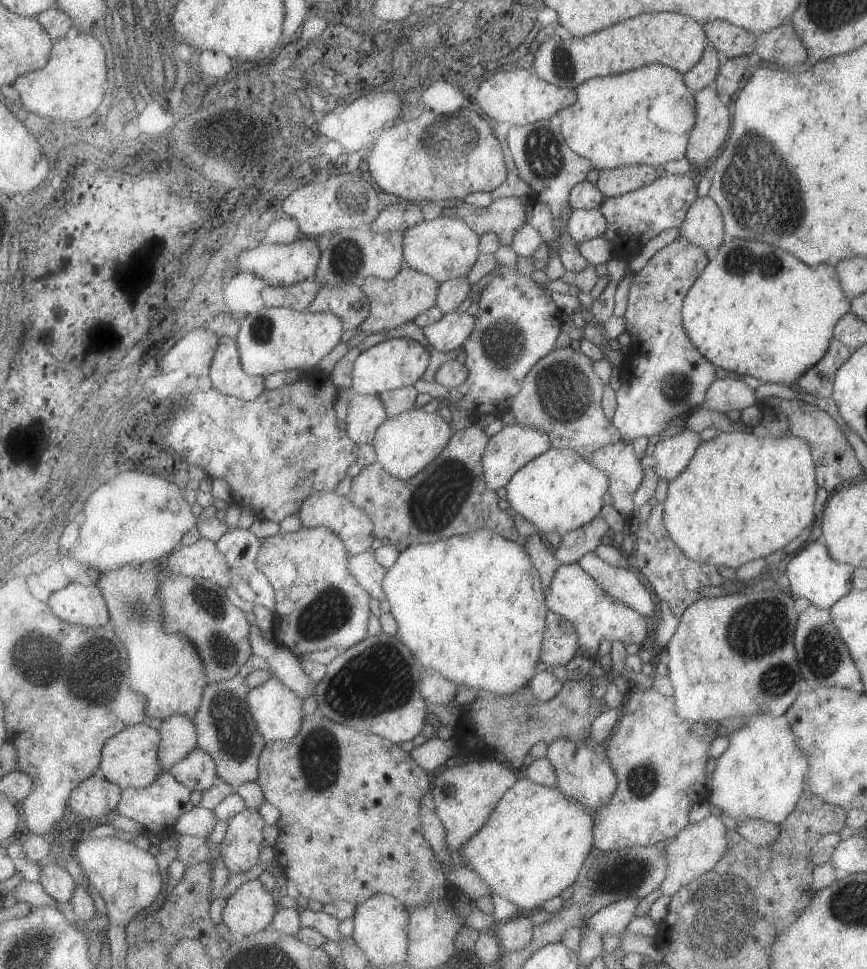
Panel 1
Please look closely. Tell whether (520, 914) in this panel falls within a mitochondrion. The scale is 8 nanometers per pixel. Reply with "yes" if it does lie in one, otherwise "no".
no

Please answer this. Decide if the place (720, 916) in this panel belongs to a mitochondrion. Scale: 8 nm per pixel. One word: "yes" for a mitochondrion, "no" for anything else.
yes

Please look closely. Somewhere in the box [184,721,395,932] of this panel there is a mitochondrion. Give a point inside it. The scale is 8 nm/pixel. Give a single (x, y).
(320, 754)

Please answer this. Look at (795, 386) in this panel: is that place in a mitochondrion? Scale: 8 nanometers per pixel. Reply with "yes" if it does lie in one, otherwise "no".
no

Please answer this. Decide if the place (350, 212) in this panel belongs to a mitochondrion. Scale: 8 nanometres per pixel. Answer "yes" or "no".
yes

